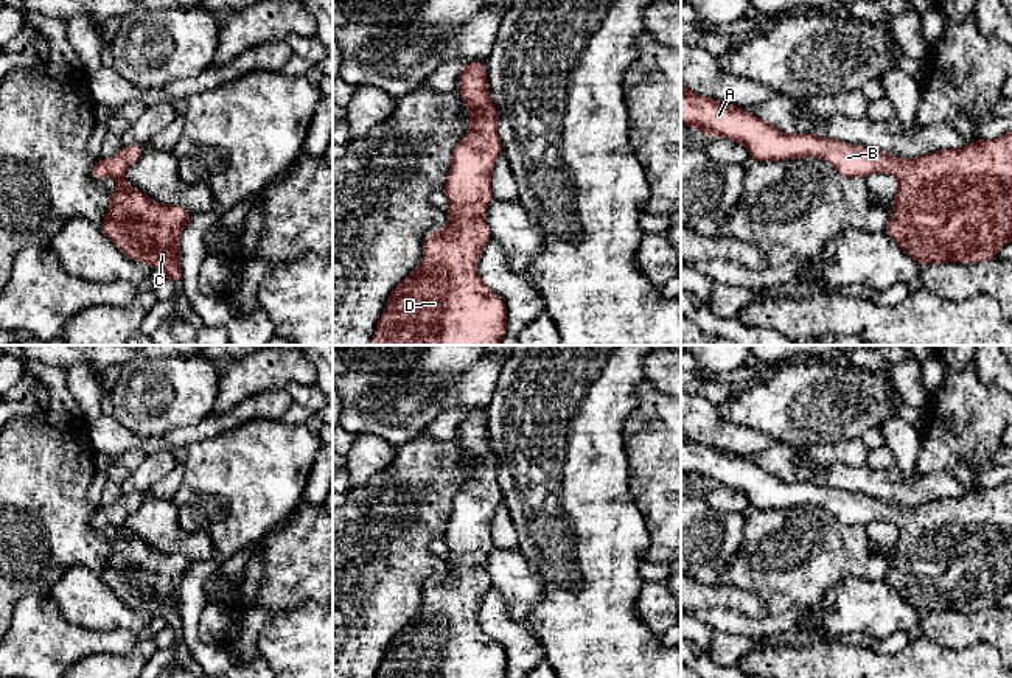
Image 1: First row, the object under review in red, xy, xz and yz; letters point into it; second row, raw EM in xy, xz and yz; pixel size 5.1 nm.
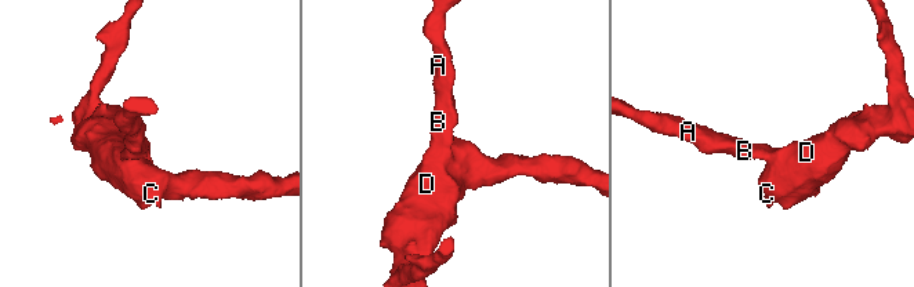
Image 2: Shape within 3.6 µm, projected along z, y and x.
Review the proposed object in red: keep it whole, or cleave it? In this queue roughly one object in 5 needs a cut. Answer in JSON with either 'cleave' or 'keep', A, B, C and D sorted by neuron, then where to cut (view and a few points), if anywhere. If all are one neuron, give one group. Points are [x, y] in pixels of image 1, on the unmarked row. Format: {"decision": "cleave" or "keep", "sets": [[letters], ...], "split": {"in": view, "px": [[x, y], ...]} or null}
{"decision": "keep", "sets": [["A", "B", "C", "D"]], "split": null}

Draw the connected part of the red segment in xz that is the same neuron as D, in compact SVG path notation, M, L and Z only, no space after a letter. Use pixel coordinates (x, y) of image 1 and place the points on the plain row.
M476 409L466 411L459 423L459 435L463 453L468 457L469 479L452 499L451 515L441 536L449 549L446 560L449 569L445 575L426 585L423 591L424 608L393 638L376 672L376 678L507 678L505 650L482 630L477 619L479 605L493 586L483 569L485 558L494 547L491 541L491 521L496 507L504 502L497 484L497 457L493 454L488 439L487 414Z

